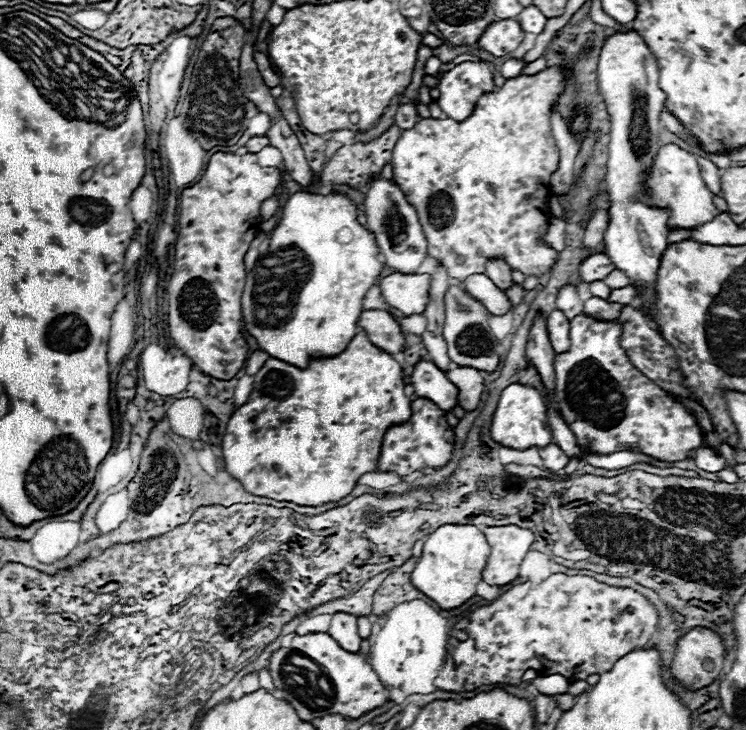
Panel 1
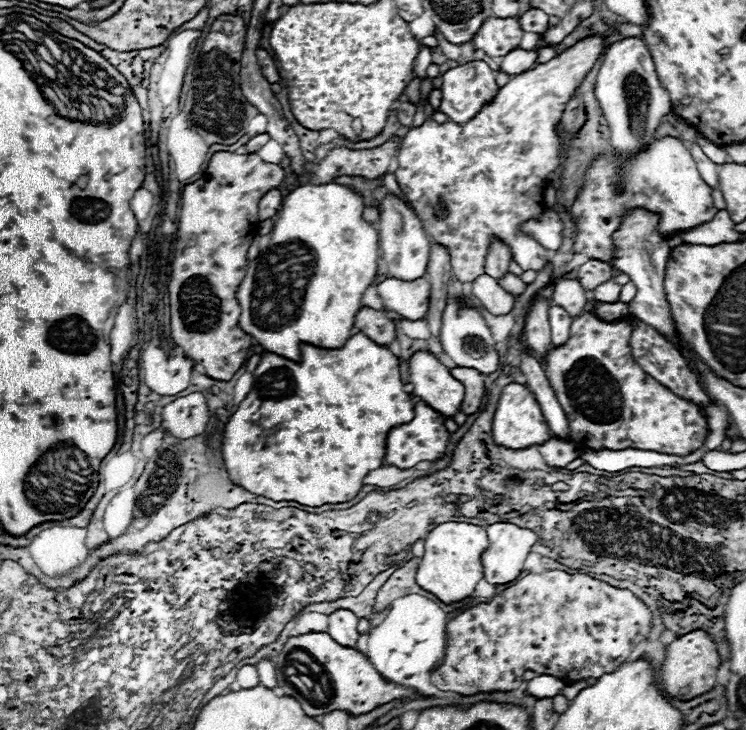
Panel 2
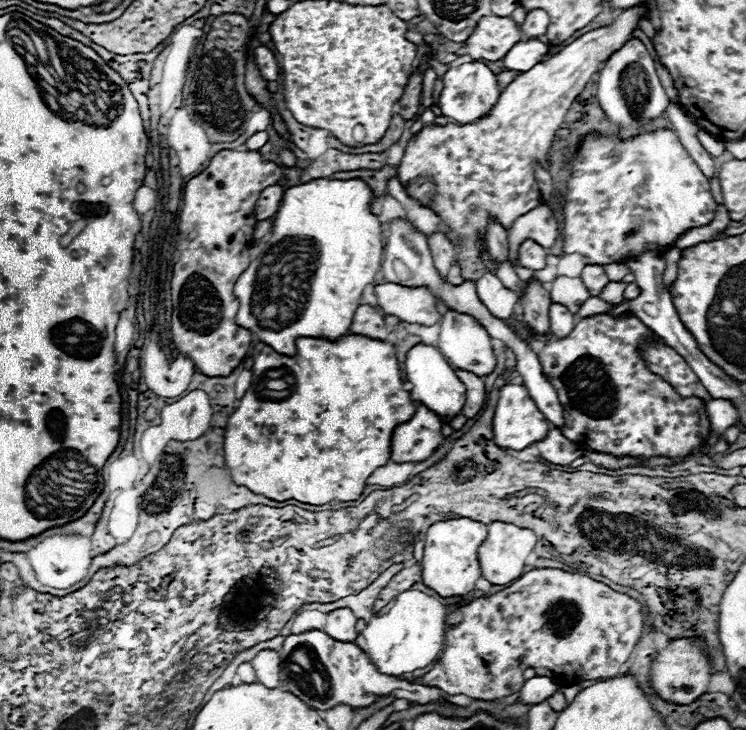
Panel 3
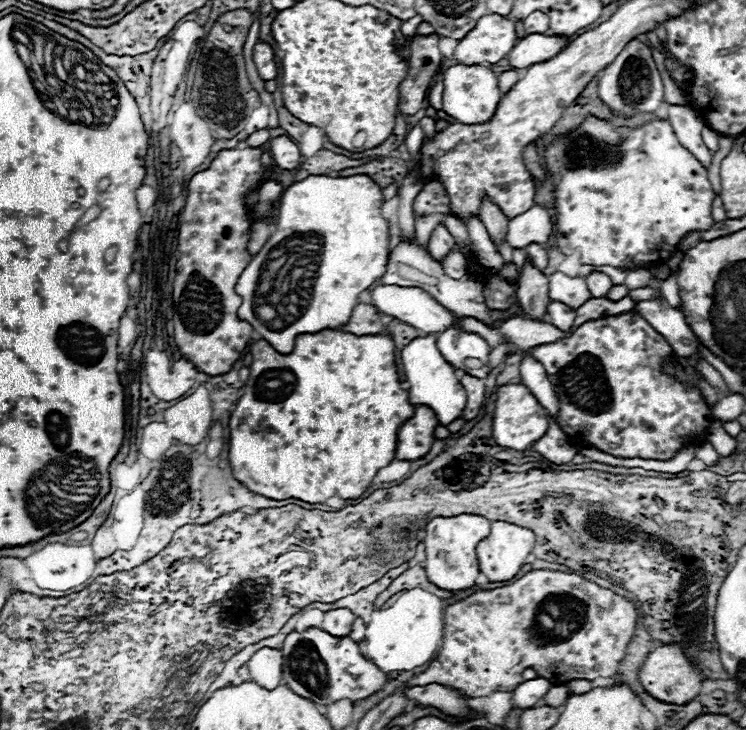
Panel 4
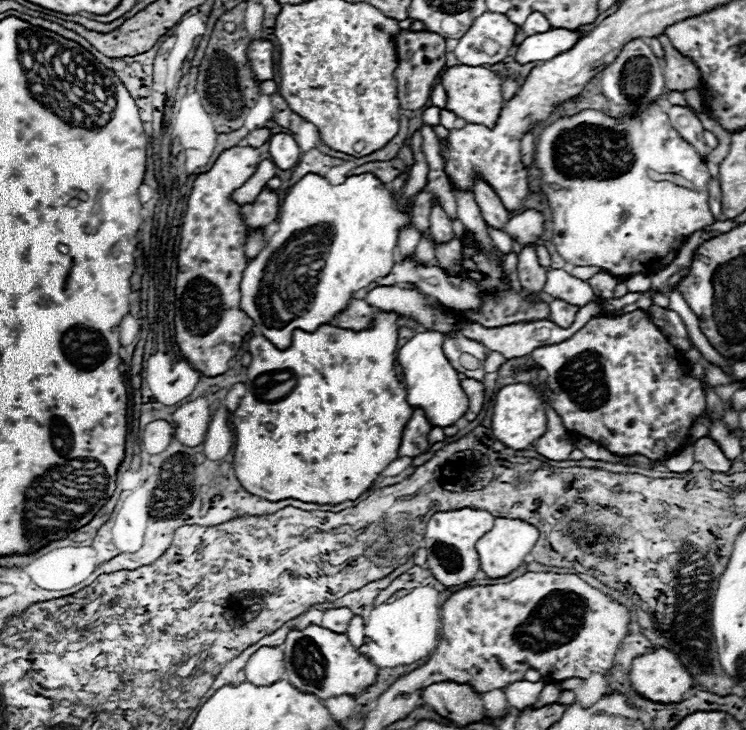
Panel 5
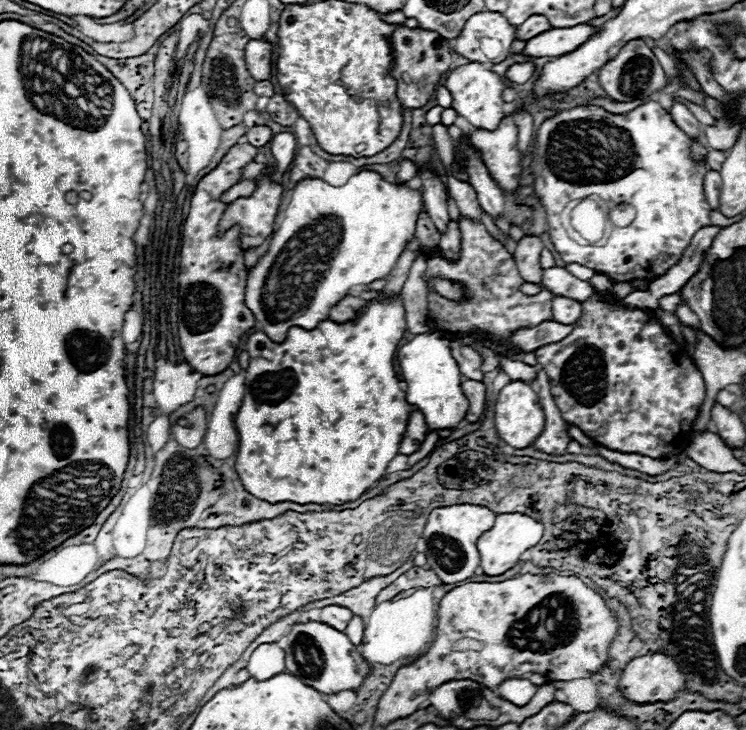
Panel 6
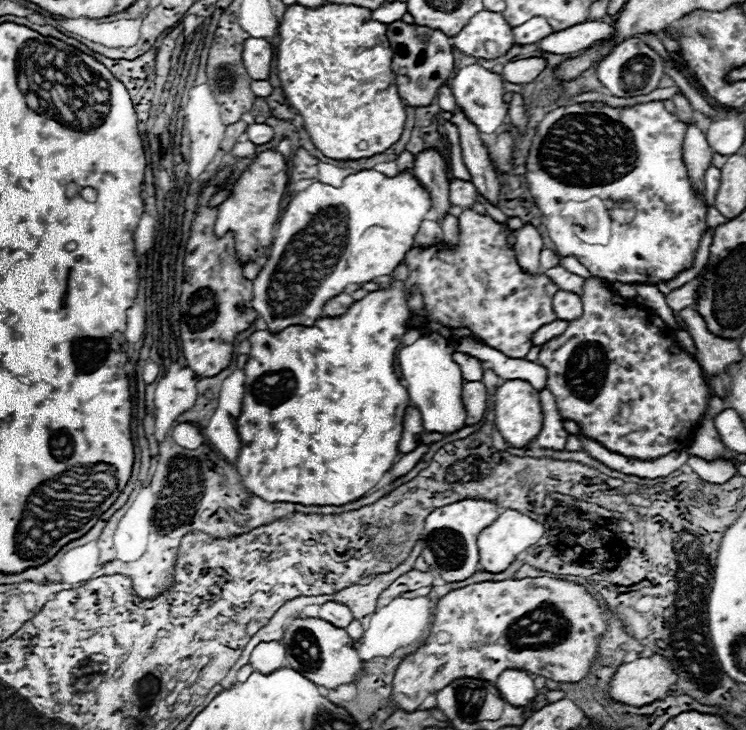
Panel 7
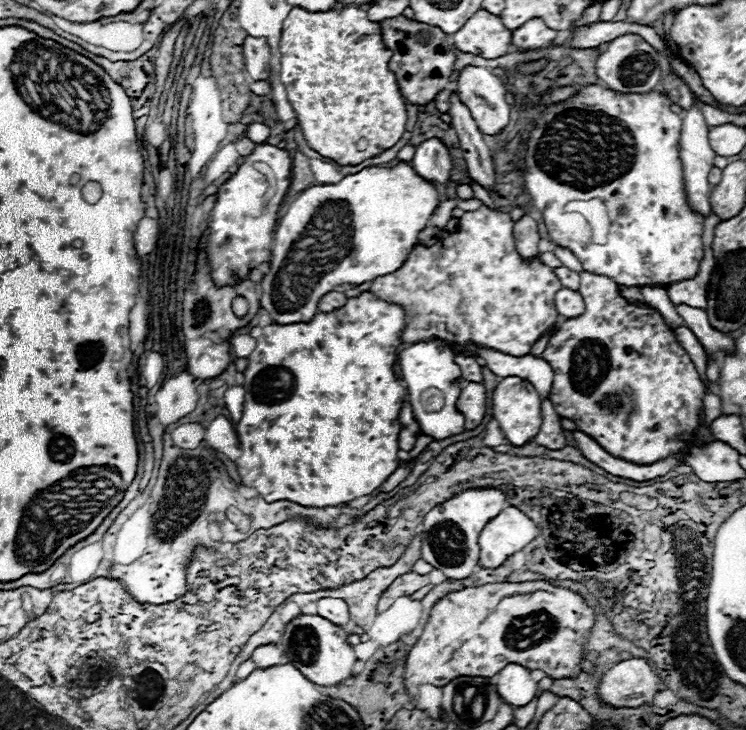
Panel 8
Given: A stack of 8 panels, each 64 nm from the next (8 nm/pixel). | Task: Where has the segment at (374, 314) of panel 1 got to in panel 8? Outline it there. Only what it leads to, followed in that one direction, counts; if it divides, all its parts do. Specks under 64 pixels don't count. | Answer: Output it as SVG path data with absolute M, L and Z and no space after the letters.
M328 292L328 294L320 300L318 310L320 310L320 312L332 312L332 310L336 310L336 308L342 308L346 302L348 302L348 296L346 296L344 292Z

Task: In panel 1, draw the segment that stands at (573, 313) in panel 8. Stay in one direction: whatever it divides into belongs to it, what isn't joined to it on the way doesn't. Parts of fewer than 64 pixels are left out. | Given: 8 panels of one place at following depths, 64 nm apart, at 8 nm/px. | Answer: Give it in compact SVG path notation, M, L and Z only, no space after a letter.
M554 310L548 316L548 322L546 324L548 324L548 340L552 344L552 350L556 354L566 352L570 348L570 336L568 336L570 322L566 320L566 316L560 310Z

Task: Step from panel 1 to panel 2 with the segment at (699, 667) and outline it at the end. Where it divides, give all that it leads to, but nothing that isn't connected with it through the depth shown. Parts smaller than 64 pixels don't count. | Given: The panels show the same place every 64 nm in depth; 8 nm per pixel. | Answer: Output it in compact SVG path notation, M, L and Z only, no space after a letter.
M704 630L688 632L688 634L676 638L672 644L668 644L668 654L660 668L662 688L668 696L690 700L694 696L708 692L716 684L718 666L720 666L720 654L718 654L718 646L716 646L714 638L710 634L706 634Z

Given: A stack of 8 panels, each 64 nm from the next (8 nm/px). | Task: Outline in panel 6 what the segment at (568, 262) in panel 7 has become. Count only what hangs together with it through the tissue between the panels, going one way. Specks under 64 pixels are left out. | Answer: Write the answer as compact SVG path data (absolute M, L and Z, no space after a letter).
M568 264L566 268L568 268L568 272L572 272L572 276L576 276L580 280L590 280L596 274L592 268L584 268L580 264Z

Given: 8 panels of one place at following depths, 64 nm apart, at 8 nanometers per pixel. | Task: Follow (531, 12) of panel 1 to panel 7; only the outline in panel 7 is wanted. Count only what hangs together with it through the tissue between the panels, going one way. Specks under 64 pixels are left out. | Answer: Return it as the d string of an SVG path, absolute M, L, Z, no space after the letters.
M534 16L534 18L530 18L524 24L514 28L514 42L516 44L534 44L552 32L554 30L550 28L548 20L544 20L542 16Z

